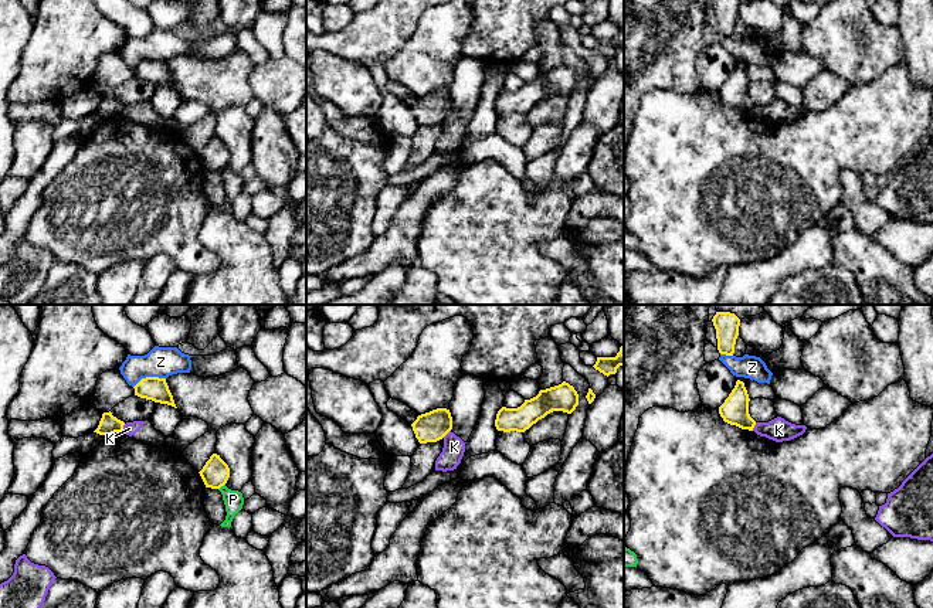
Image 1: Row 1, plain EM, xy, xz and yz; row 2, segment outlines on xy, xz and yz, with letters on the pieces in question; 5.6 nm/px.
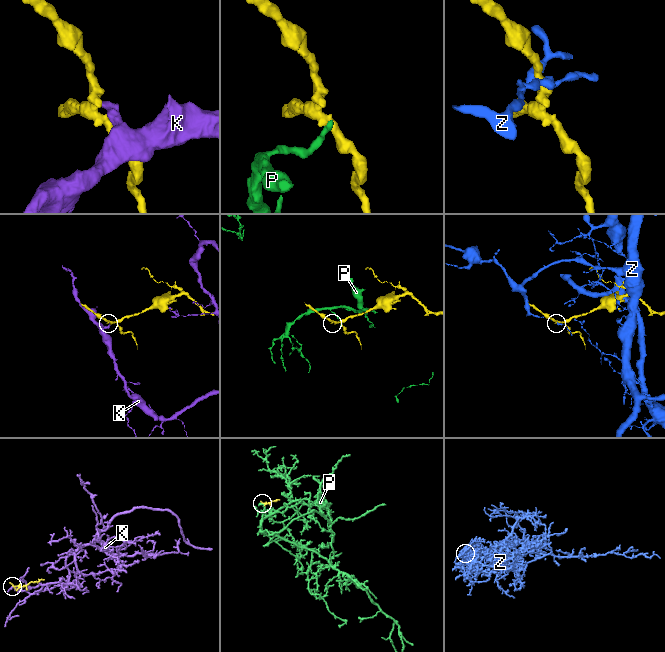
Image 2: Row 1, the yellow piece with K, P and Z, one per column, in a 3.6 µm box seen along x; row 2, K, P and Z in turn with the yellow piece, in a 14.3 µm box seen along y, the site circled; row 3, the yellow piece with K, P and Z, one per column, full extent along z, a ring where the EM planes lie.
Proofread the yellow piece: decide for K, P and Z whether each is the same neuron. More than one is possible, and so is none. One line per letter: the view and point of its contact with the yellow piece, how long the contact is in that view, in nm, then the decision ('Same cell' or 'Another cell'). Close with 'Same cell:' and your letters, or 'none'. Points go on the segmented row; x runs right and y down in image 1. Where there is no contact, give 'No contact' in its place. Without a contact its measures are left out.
K: Touches yellow at xy (122, 428). Shared border 50 nm. Another cell
P: Touches yellow at xy (221, 485). Shared border 50 nm. Another cell
Z: Touches yellow at xy (149, 377). Shared border 190 nm. Another cell
Same cell: none

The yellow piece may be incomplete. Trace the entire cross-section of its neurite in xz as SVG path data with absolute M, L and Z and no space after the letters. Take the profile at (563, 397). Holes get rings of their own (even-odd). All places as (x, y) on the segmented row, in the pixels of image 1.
M563 381L559 385L540 390L536 397L525 400L518 408L502 407L496 414L495 427L503 432L525 432L547 414L553 411L571 414L577 405L577 391Z

